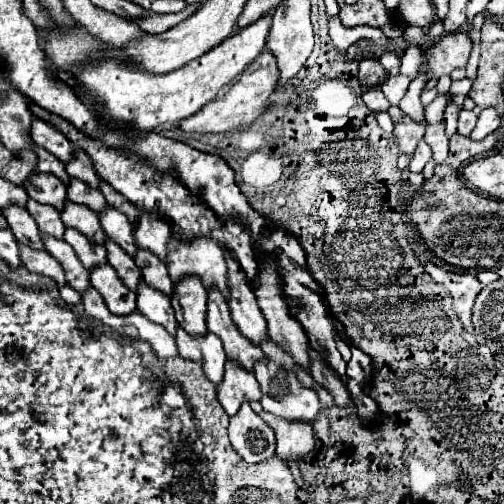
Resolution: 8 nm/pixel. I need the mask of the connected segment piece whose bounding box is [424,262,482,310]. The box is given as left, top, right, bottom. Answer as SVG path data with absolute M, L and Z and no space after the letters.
M426 262L424 270L450 292L450 296L454 298L454 308L458 306L458 308L468 308L470 310L476 294L482 290L482 284L472 274L450 272L450 270L444 270L442 266L434 264L434 262Z

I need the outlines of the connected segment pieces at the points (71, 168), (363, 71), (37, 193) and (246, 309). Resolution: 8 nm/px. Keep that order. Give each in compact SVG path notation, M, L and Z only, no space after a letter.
M74 148L76 156L72 162L66 164L66 172L72 176L72 178L78 178L86 184L90 184L92 188L98 188L100 186L100 176L94 172L94 166L92 166L92 160L90 156L86 156L86 152Z
M360 60L360 84L380 86L388 78L378 60Z
M34 172L30 176L30 180L26 180L24 188L26 188L30 198L34 198L40 204L50 204L58 212L62 212L62 208L64 208L64 204L68 200L66 198L66 186L52 174Z
M224 250L226 262L228 262L228 286L230 286L230 312L232 312L232 320L238 326L238 330L242 332L242 336L246 336L252 344L260 344L262 340L268 340L268 328L266 328L266 320L258 308L254 290L250 286L250 282L246 280L246 276L242 274L238 262L230 256L228 250Z

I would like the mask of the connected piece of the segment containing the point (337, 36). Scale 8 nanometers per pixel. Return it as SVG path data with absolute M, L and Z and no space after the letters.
M330 16L328 18L328 28L330 28L330 38L334 42L336 48L340 48L342 52L346 52L354 42L368 38L374 40L374 44L378 46L388 46L390 38L384 36L382 30L376 28L368 28L368 26L358 26L358 28L346 28L338 16Z

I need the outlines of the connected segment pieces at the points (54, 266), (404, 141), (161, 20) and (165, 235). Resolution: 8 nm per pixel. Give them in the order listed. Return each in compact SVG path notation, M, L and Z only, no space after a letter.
M20 246L20 260L22 260L22 264L24 264L30 272L40 274L40 276L48 276L48 278L56 280L58 286L64 286L64 284L66 284L62 266L60 266L48 252Z
M406 116L406 120L402 124L396 124L394 134L396 134L398 142L400 142L400 150L404 154L412 155L414 148L418 146L418 142L424 136L424 126L420 126L418 122L414 122L412 118Z
M198 4L188 6L188 8L182 10L182 12L176 12L176 14L164 14L164 16L162 16L162 14L150 12L146 18L136 18L134 22L138 22L138 26L140 26L144 32L148 32L148 34L160 34L160 32L164 32L164 30L176 26L176 24L182 22L184 18L188 18L196 8L198 8Z
M140 212L140 222L134 228L134 238L138 248L152 252L162 262L166 262L168 256L166 246L172 238L172 232L170 232L170 224L164 218L150 212Z

